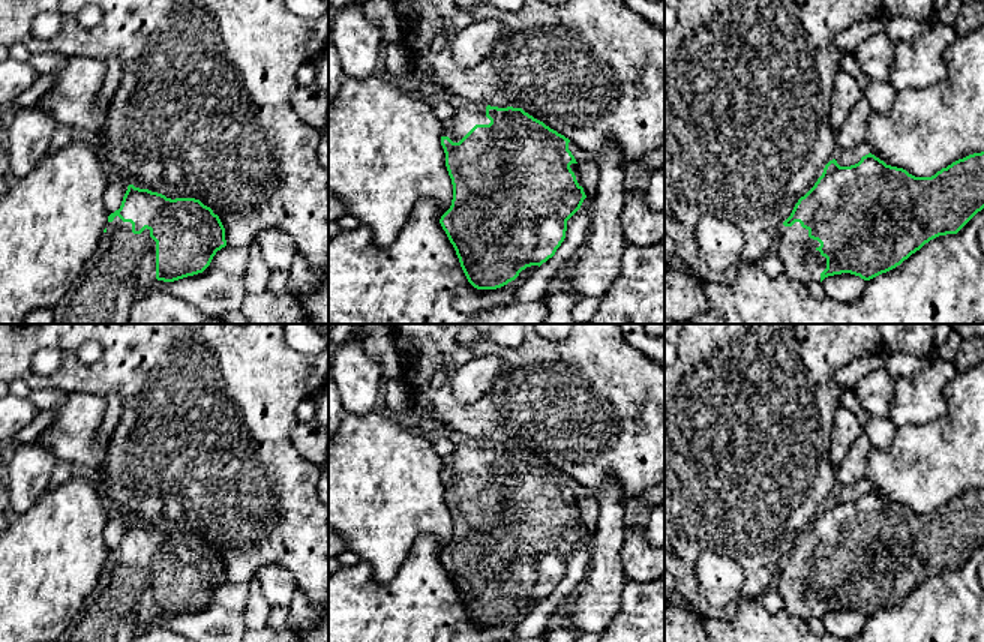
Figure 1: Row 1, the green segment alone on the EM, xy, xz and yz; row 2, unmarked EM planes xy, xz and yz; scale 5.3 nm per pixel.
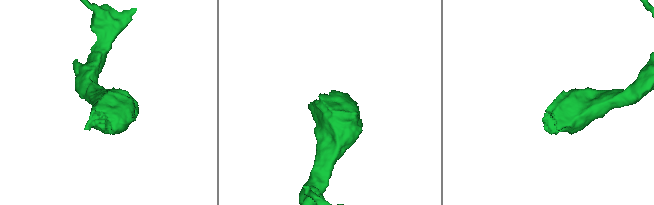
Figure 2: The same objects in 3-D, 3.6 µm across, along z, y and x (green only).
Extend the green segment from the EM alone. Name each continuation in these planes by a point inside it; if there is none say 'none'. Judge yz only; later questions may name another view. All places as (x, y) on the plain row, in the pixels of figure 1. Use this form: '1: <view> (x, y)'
1: yz (801, 597)

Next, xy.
1: xy (123, 600)

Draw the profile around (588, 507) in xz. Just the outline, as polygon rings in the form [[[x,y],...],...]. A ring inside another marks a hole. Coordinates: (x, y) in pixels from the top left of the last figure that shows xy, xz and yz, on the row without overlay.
[[[596,495],[578,498],[579,513],[586,532],[594,534],[598,524],[598,502]]]

